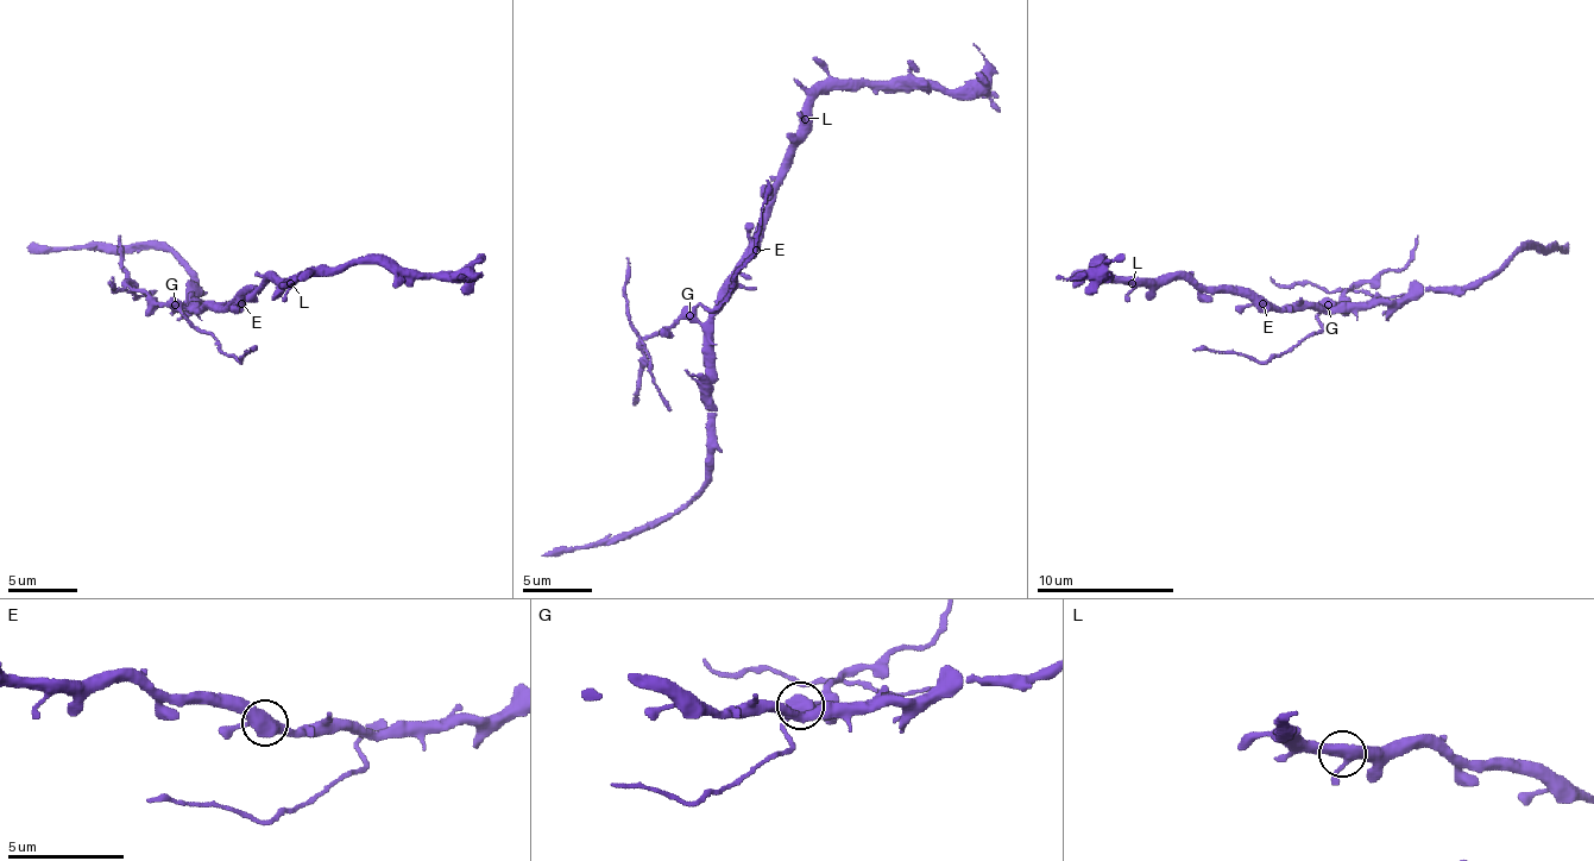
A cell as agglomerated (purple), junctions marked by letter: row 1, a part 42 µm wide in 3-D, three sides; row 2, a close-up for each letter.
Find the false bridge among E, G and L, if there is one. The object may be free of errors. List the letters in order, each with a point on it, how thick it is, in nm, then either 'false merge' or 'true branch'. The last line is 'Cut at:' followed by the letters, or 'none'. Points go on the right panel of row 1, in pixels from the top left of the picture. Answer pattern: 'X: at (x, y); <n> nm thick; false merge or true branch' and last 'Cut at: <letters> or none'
E: at (1262, 303); 480 nm thick; true branch
G: at (1328, 305); 440 nm thick; false merge
L: at (1132, 283); 480 nm thick; true branch
Cut at: G

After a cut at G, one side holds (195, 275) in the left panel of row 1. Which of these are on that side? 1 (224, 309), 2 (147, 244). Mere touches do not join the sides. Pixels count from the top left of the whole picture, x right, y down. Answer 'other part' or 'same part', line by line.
1: same part
2: same part

